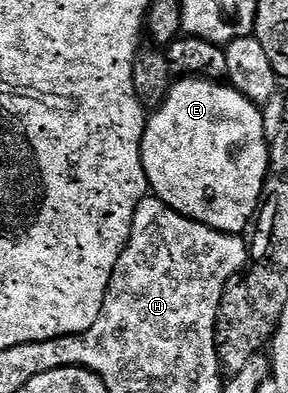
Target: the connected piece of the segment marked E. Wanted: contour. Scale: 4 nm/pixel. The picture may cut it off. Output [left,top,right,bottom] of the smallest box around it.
[142,78,270,234]

